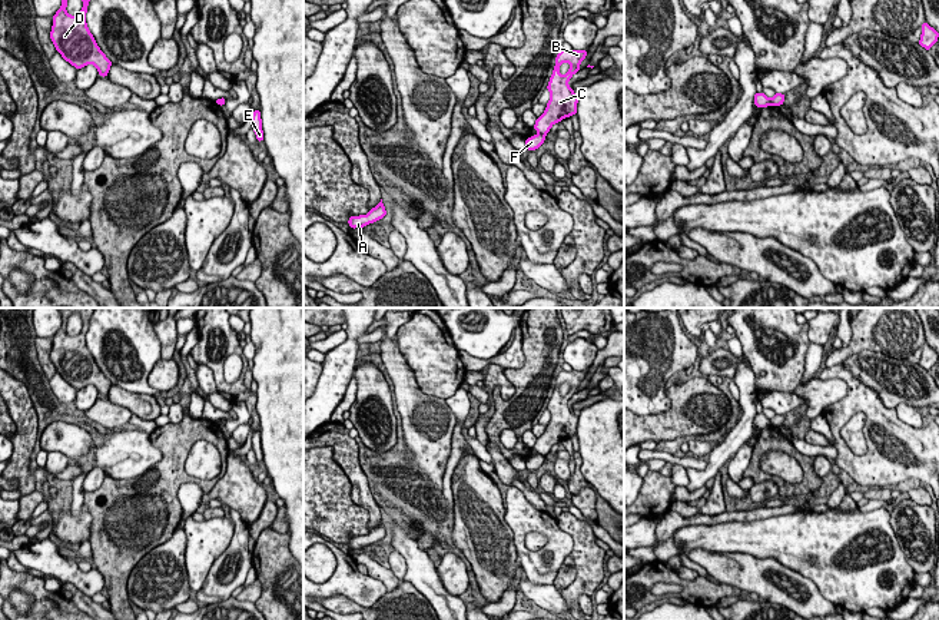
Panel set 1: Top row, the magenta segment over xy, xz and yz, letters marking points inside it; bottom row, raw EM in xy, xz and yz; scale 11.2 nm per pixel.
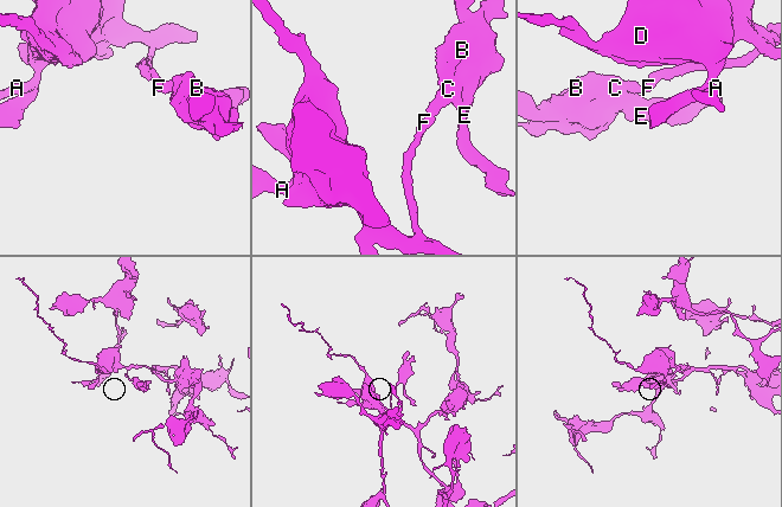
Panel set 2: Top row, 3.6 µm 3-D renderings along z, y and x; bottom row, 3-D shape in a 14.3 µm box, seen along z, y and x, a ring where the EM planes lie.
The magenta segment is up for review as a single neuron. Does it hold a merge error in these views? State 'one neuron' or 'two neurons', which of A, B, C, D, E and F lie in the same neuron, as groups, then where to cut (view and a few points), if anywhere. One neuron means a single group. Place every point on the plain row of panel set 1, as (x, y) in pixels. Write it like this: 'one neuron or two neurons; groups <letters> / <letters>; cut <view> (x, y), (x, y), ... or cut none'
two neurons; groups A D F / B C E; cut xz (538, 453), (544, 457)

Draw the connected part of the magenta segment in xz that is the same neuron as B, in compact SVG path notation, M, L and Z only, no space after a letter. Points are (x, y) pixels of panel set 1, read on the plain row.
M561 371L555 378L554 392L550 398L547 410L550 411L550 422L545 432L537 438L532 447L538 454L547 455L554 444L577 434L578 417L568 407L568 401L580 389L580 384L585 379L588 371Z

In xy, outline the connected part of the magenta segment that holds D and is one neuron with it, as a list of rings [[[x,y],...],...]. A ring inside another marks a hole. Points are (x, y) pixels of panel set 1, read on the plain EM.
[[[57,308],[62,312],[62,328],[53,336],[50,359],[56,371],[76,389],[94,385],[99,395],[106,398],[113,385],[99,369],[94,358],[86,345],[86,332],[94,308]],[[72,314],[79,314],[83,329],[70,336],[66,332],[67,319]]]

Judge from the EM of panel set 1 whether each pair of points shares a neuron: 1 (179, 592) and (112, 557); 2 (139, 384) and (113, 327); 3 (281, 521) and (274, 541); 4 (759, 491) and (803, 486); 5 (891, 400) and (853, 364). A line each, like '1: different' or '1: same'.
1: different
2: same
3: different
4: different
5: same

